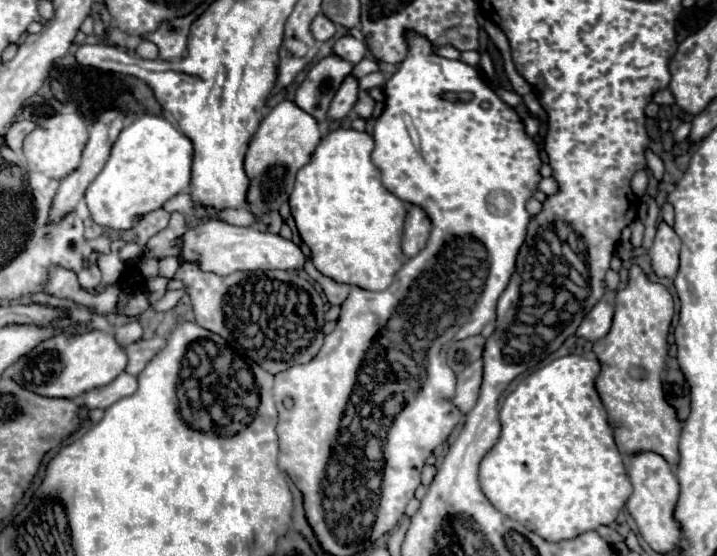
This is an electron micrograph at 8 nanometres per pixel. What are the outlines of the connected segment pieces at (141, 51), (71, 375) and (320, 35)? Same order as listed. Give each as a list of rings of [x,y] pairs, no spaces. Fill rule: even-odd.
[[[143,40],[143,42],[137,46],[137,54],[139,54],[141,58],[155,60],[155,58],[157,58],[157,54],[159,54],[159,48],[157,48],[153,42],[149,42],[149,40]]]
[[[91,330],[77,336],[59,332],[41,342],[29,354],[13,364],[11,378],[25,390],[47,398],[77,398],[83,392],[111,384],[125,370],[125,352],[115,338],[103,330]]]
[[[317,14],[317,16],[313,18],[313,22],[311,22],[311,34],[315,36],[315,40],[327,42],[327,40],[333,38],[333,34],[335,34],[335,24],[333,24],[327,16]]]

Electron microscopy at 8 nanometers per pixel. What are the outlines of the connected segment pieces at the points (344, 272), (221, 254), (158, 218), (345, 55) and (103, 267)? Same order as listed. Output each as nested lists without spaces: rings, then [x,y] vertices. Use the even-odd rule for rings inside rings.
[[[337,128],[329,132],[315,148],[311,162],[305,164],[295,178],[295,188],[289,196],[291,216],[297,222],[297,232],[303,242],[313,252],[315,268],[343,284],[355,284],[365,290],[385,290],[391,284],[397,268],[405,264],[405,254],[401,252],[401,236],[405,222],[405,202],[393,196],[381,184],[381,174],[371,162],[373,138],[367,132],[357,132],[351,128]]]
[[[191,220],[187,234],[181,240],[183,252],[181,258],[187,262],[197,260],[199,266],[207,272],[217,272],[221,276],[237,272],[237,270],[289,270],[299,272],[303,270],[303,264],[307,262],[307,256],[303,250],[289,238],[283,238],[281,234],[261,232],[257,228],[241,228],[231,226],[219,220],[207,222],[207,220]]]
[[[161,208],[145,214],[145,216],[139,216],[133,220],[133,226],[129,230],[121,230],[121,240],[145,246],[151,236],[155,236],[157,232],[167,228],[169,218],[171,218],[171,214]]]
[[[341,36],[333,44],[333,52],[337,52],[337,56],[341,56],[343,60],[349,60],[351,64],[357,64],[365,56],[367,48],[361,40],[353,36]]]
[[[115,244],[115,248],[111,248],[111,252],[99,254],[99,256],[97,256],[97,266],[99,266],[101,274],[103,274],[103,280],[101,280],[101,284],[97,286],[97,292],[101,292],[101,290],[105,290],[109,284],[117,282],[119,276],[125,272],[125,264],[123,264],[121,258],[119,258],[119,246]]]

